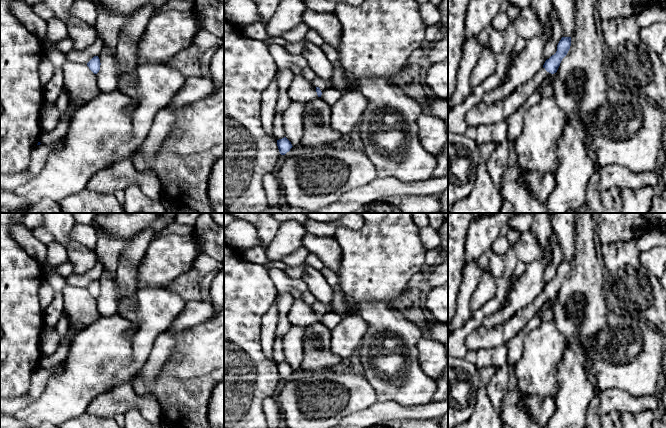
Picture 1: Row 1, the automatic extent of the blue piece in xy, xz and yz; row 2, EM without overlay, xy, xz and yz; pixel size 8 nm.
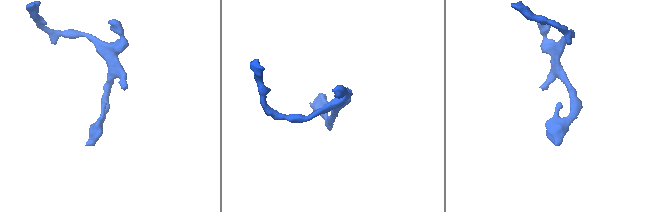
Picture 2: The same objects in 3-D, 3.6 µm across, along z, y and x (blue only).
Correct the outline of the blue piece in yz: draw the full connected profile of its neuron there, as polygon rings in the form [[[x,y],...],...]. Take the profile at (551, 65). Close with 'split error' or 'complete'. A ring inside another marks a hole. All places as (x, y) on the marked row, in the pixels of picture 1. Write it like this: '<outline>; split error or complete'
[[[562,37],[557,51],[547,59],[540,69],[525,84],[518,86],[509,96],[494,104],[480,102],[466,112],[464,117],[468,126],[491,125],[506,119],[515,113],[527,99],[538,89],[538,86],[551,74],[557,72],[562,59],[571,46],[571,37]]]; split error

